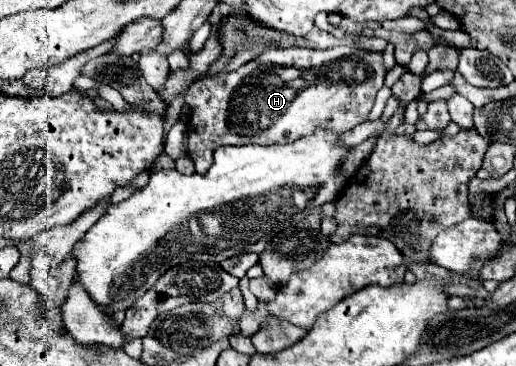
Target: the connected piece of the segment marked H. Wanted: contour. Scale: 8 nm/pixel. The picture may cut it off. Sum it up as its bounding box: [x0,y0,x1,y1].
[185,47,385,173]

